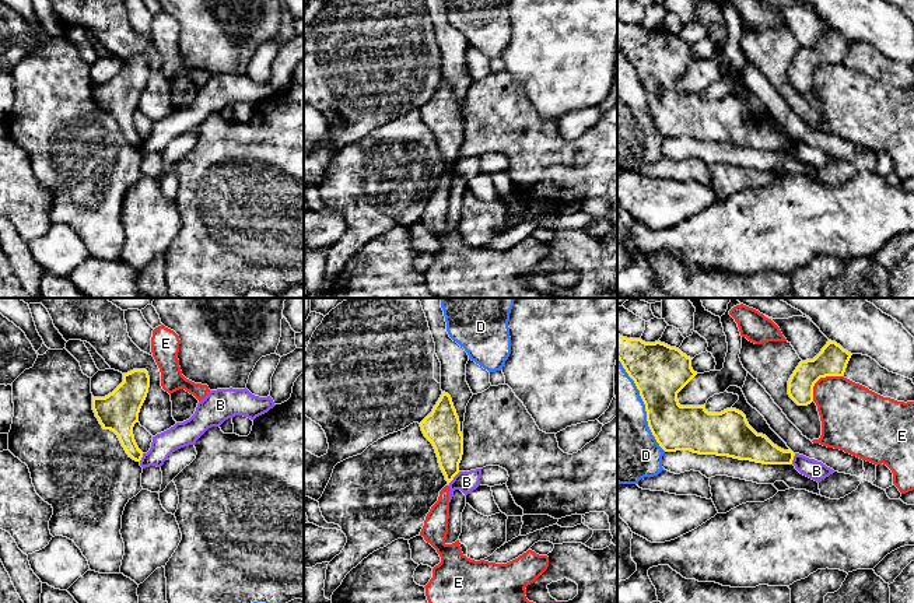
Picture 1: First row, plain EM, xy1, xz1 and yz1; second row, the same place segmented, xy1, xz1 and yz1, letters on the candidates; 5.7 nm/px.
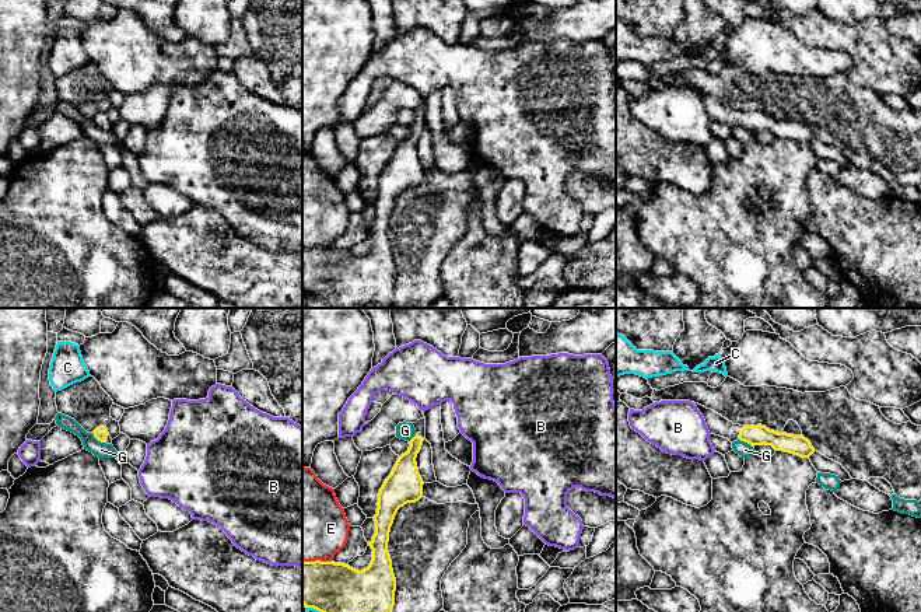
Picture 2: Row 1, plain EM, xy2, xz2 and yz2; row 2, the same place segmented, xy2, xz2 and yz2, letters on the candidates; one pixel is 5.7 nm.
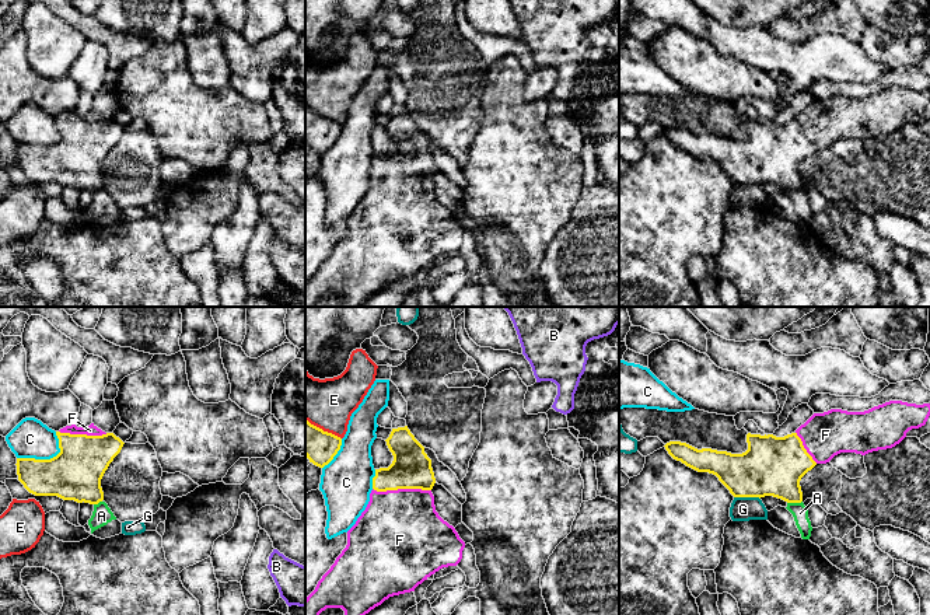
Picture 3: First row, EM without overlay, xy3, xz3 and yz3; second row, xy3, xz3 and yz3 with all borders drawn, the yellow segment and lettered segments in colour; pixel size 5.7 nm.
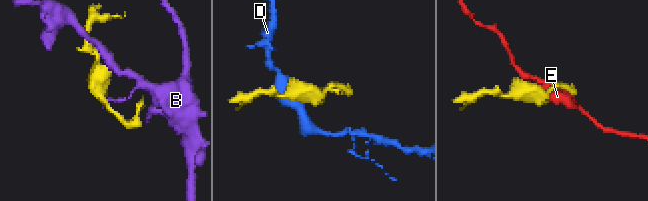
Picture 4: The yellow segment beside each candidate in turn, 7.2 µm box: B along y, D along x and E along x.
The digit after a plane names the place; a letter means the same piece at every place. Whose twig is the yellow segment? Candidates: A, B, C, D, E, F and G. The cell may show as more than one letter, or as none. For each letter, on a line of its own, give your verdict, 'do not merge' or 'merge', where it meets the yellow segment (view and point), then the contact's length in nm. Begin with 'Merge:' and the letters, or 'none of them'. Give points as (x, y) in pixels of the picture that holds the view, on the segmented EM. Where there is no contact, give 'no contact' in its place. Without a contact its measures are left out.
Merge: F
A: do not merge; contact yz3 (794, 502); length 90 nm
B: do not merge; contact xz1 (454, 476); length 100 nm
C: do not merge; contact xy3 (48, 460); length 280 nm
D: do not merge; contact yz1 (644, 403); length 600 nm
E: do not merge; contact yz1 (819, 378); length 220 nm
F: merge; contact xz3 (402, 488); length 340 nm
G: do not merge; contact yz3 (747, 496); length 150 nm

